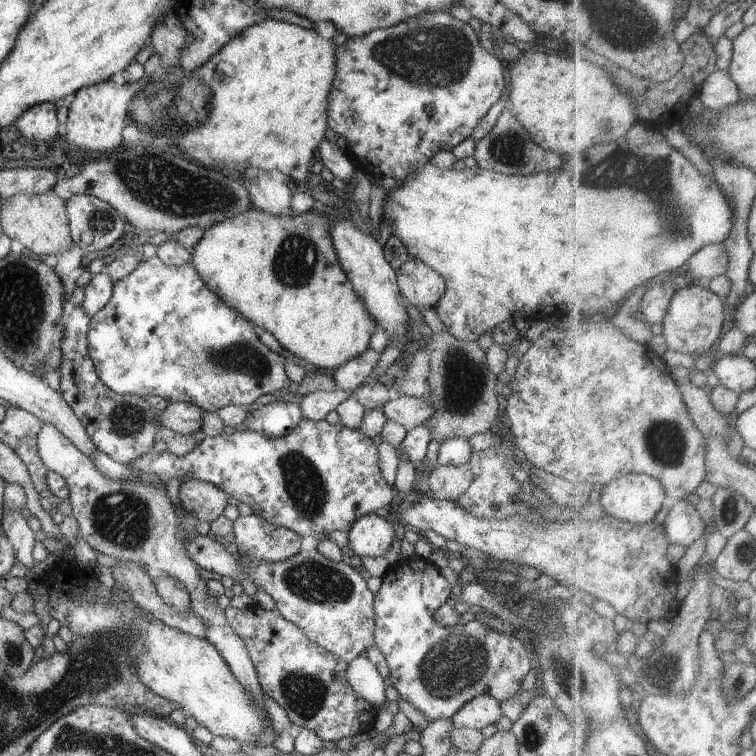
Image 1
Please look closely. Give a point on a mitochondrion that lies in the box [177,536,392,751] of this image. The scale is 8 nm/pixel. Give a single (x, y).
(311, 581)

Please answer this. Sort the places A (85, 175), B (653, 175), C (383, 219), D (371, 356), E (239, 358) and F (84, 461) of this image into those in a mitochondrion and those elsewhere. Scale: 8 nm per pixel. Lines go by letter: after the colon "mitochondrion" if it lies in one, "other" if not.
A: other
B: mitochondrion
C: other
D: other
E: mitochondrion
F: other

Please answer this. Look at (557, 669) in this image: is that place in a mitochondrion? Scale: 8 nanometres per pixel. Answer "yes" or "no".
yes

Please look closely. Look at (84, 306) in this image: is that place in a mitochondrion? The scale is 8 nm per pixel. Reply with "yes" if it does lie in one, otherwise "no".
no

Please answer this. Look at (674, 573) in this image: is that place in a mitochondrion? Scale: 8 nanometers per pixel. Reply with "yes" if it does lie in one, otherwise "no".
no

